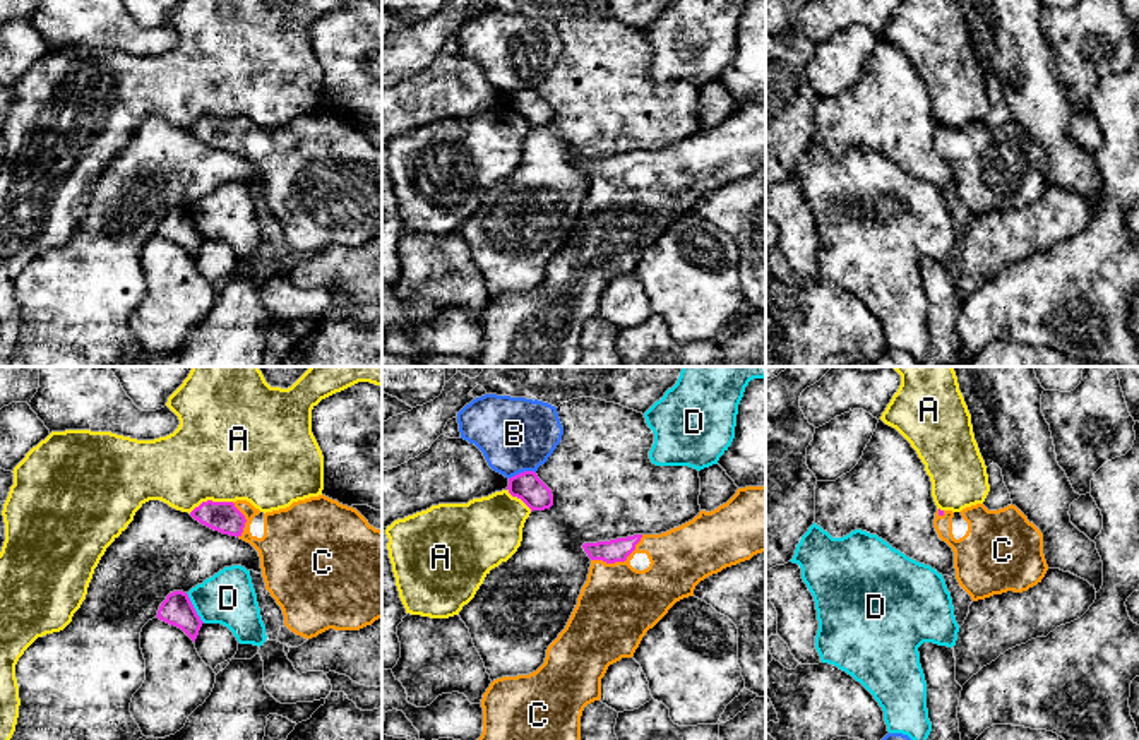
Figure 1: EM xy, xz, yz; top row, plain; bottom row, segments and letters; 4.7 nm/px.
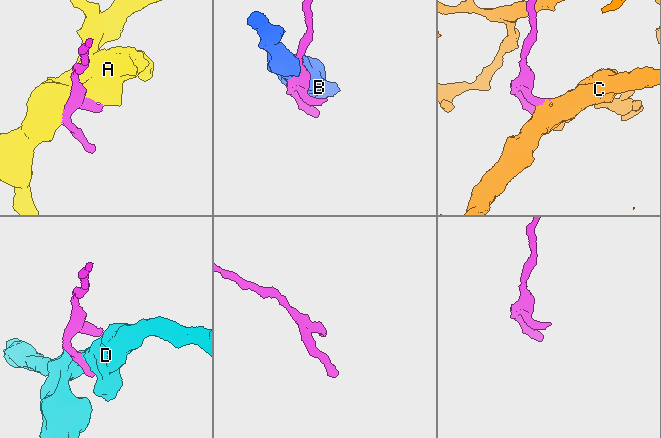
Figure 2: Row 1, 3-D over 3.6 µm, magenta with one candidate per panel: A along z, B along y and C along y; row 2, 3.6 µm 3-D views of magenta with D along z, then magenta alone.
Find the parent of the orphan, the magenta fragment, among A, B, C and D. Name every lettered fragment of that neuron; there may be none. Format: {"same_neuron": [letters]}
{"same_neuron": ["C"]}

